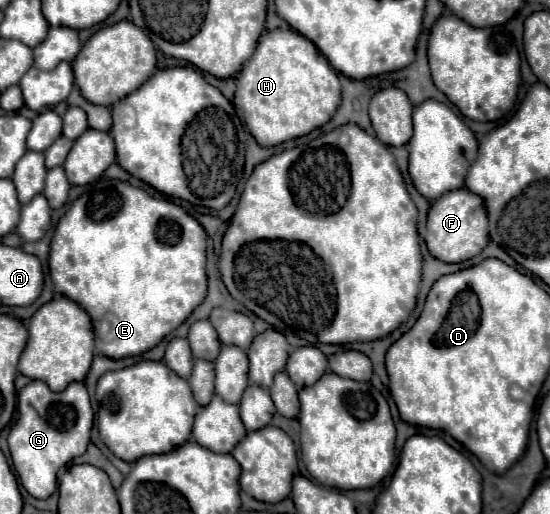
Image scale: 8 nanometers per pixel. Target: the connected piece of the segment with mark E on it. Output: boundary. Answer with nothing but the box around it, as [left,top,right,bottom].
[50,178,208,360]

